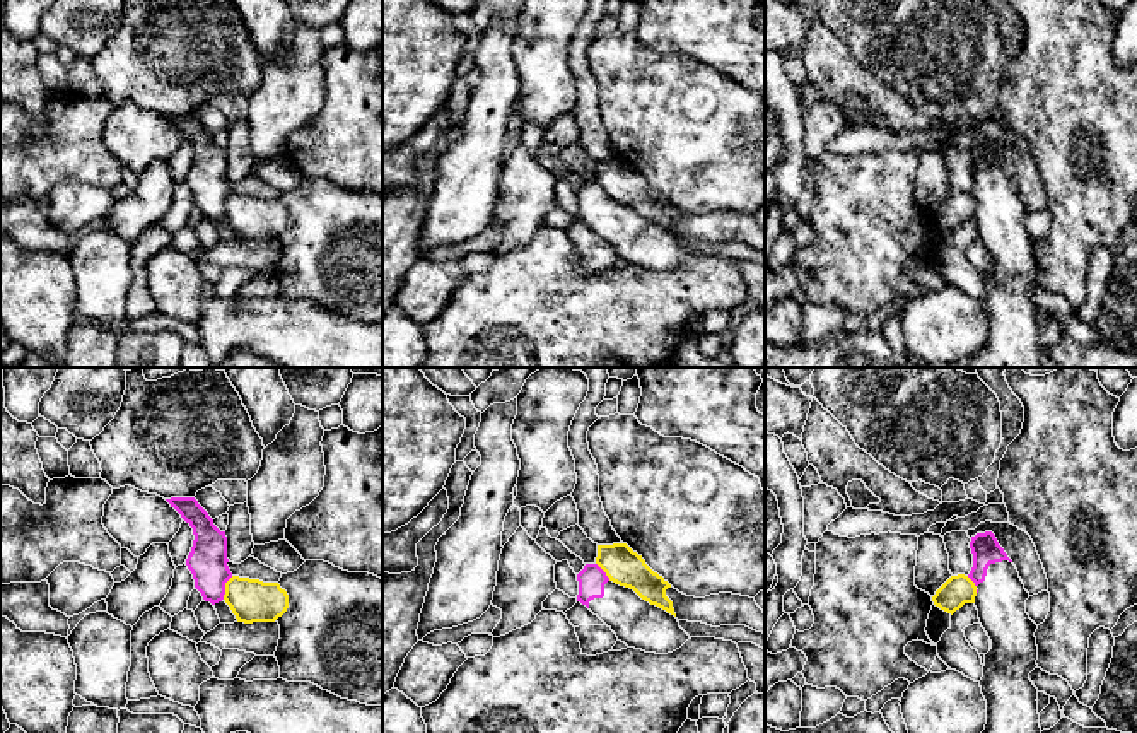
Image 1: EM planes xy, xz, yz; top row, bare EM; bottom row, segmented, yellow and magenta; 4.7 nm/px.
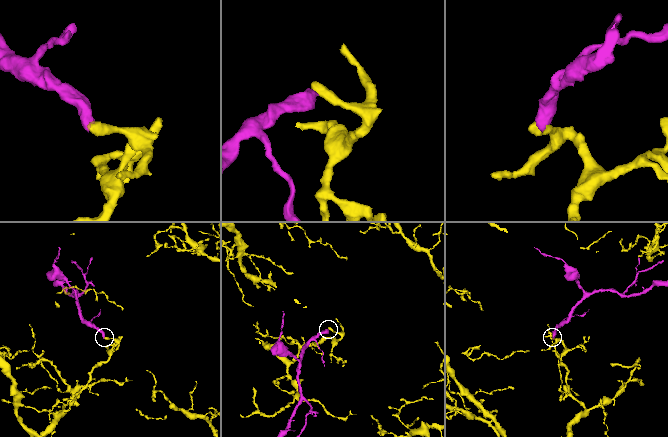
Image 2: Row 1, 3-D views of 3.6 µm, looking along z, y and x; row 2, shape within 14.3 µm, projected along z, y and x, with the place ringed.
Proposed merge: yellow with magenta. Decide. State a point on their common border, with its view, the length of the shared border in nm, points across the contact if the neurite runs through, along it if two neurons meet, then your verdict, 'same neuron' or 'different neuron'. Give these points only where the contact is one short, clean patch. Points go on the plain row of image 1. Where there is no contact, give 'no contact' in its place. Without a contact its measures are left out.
xy (226, 205) | 120 nm | along xy (233, 193), (226, 200), (222, 216) | different neuron

